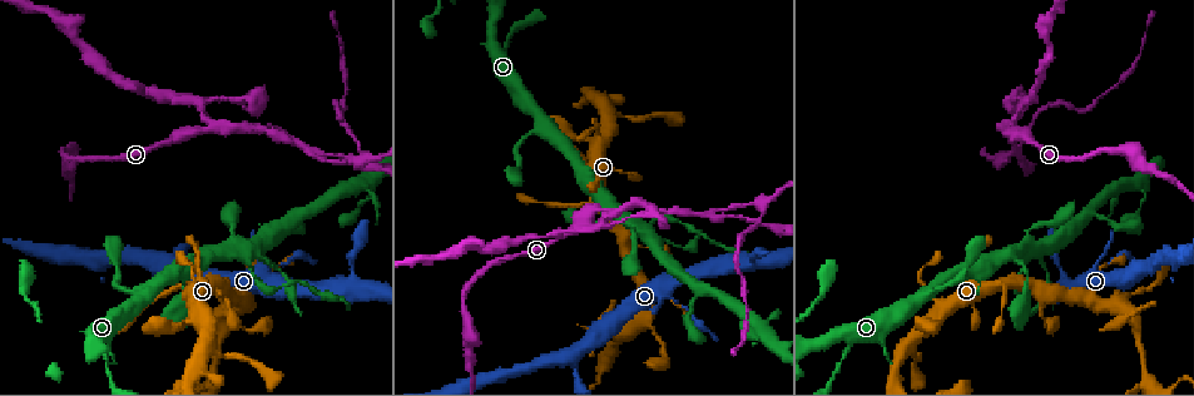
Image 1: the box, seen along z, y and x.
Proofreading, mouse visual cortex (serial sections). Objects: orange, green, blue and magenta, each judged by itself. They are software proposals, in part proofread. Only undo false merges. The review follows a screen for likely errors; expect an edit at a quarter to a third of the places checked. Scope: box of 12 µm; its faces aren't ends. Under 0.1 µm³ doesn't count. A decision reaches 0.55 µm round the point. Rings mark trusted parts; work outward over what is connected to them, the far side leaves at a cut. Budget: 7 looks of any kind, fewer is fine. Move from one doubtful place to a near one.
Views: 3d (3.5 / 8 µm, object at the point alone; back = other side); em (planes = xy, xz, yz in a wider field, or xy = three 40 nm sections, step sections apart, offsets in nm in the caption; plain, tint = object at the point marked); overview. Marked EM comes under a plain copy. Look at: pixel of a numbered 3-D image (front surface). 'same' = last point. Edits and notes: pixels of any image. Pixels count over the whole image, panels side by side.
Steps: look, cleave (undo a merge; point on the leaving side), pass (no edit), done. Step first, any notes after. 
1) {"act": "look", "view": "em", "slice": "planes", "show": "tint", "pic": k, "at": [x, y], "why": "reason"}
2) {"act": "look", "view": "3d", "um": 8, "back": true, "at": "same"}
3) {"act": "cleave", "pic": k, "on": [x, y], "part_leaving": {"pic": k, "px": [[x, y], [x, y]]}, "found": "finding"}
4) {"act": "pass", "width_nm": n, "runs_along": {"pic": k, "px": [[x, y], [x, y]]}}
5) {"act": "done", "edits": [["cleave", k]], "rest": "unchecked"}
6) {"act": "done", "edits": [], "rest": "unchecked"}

{"act": "look", "view": "em", "slice": "xy", "step": 5, "show": "tint", "pic": 1, "at": [104, 354], "why": "sudden change in width"}

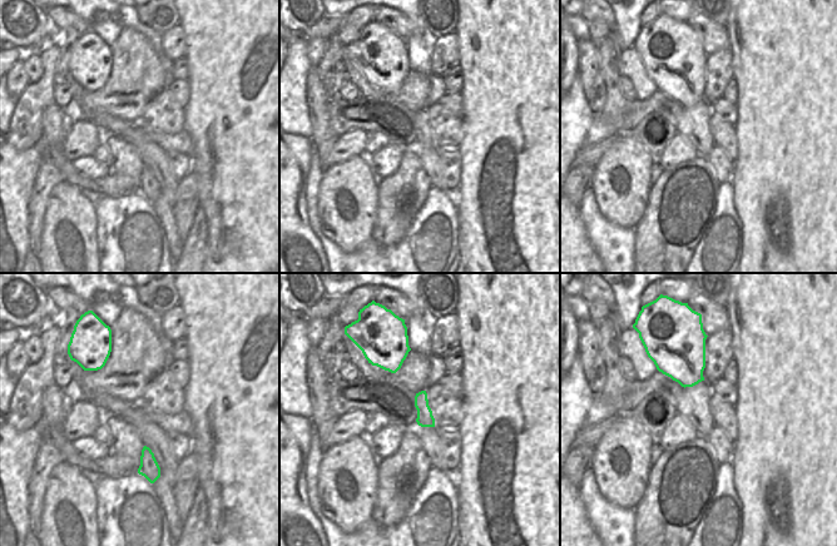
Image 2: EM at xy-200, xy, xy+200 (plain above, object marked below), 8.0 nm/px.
{"act": "look", "view": "3d", "um": 3.5, "at": "same"}

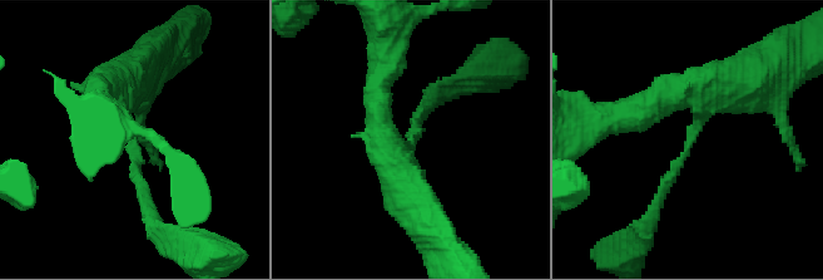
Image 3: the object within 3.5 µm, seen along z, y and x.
{"act": "pass", "arm_widths_nm": [150, 400], "runs_along": {"pic": 3, "px": [[720, 75], [653, 211]]}, "found": "all the same cell"}

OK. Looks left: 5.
{"act": "look", "view": "3d", "um": 3.5, "pic": 1, "at": [211, 123], "why": "three-way junction"}

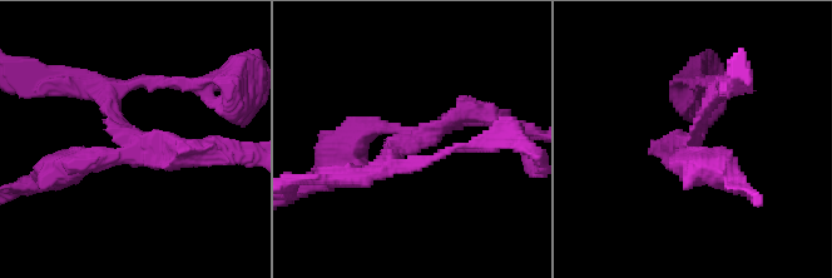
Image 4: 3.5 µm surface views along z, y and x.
{"act": "look", "view": "em", "slice": "xy", "step": 3, "show": "tint", "pic": 4, "at": [415, 133], "arms": 3, "arm_widths_nm": [200, 250, 350], "why": "need the tissue"}

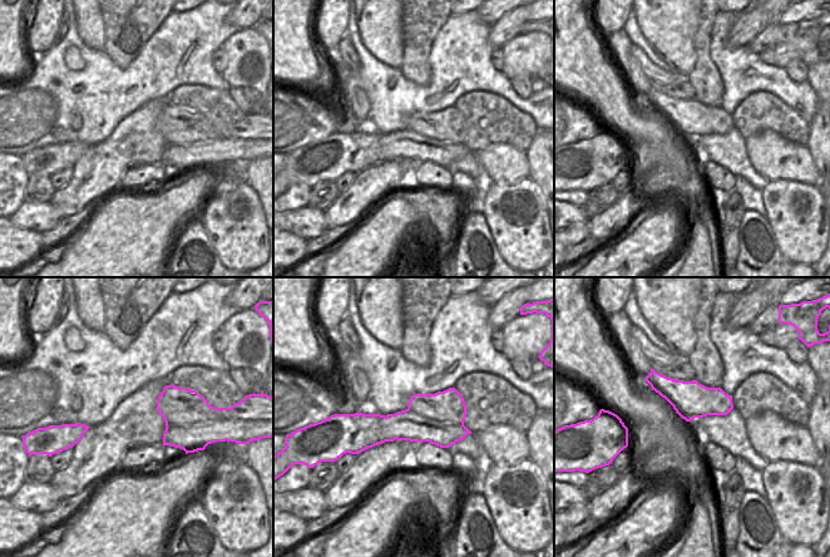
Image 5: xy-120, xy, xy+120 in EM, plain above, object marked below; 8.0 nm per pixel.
{"act": "cleave", "pic": 4, "on": [439, 125], "part_leaving": {"pic": 4, "px": [[405, 132], [394, 160], [347, 177]]}, "found": "a second cell is stuck on"}

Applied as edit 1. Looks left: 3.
{"act": "look", "view": "3d", "um": 3.5, "back": true, "pic": 1, "at": [1146, 373], "why": "sharp bend"}

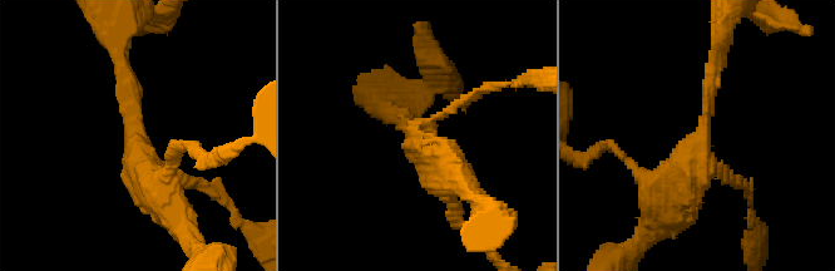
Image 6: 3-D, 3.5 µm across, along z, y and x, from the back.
{"act": "look", "view": "em", "slice": "xy", "step": 3, "show": "tint", "pic": 6, "at": [701, 131], "arms": 3, "arm_widths_nm": [150, 200, 450], "why": "shape alone is not enough"}

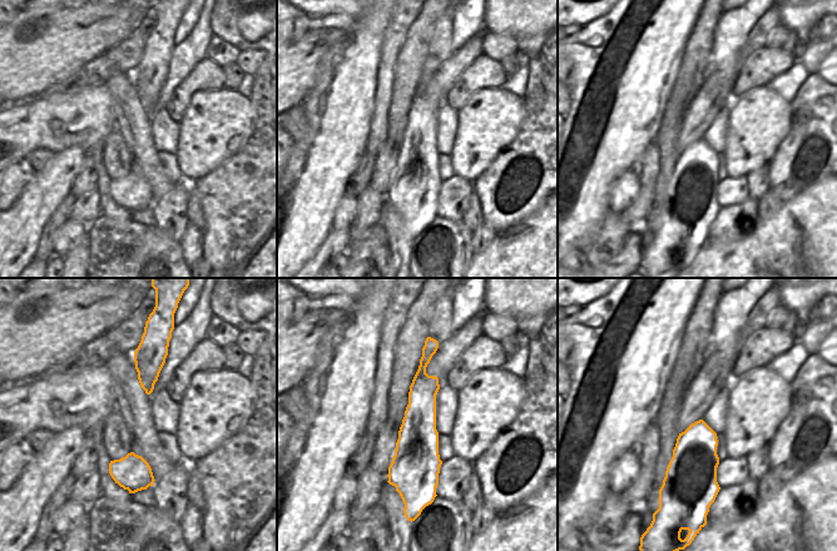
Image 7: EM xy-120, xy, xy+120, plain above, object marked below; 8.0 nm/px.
{"act": "pass", "found": "one cell here"}

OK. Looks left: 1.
{"act": "done", "edits": [["cleave", 4]], "rest": "unchecked"}

